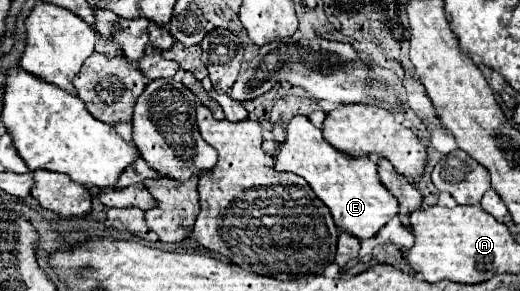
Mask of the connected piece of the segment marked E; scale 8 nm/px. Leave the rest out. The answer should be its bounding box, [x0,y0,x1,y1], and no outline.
[274,116,398,238]

